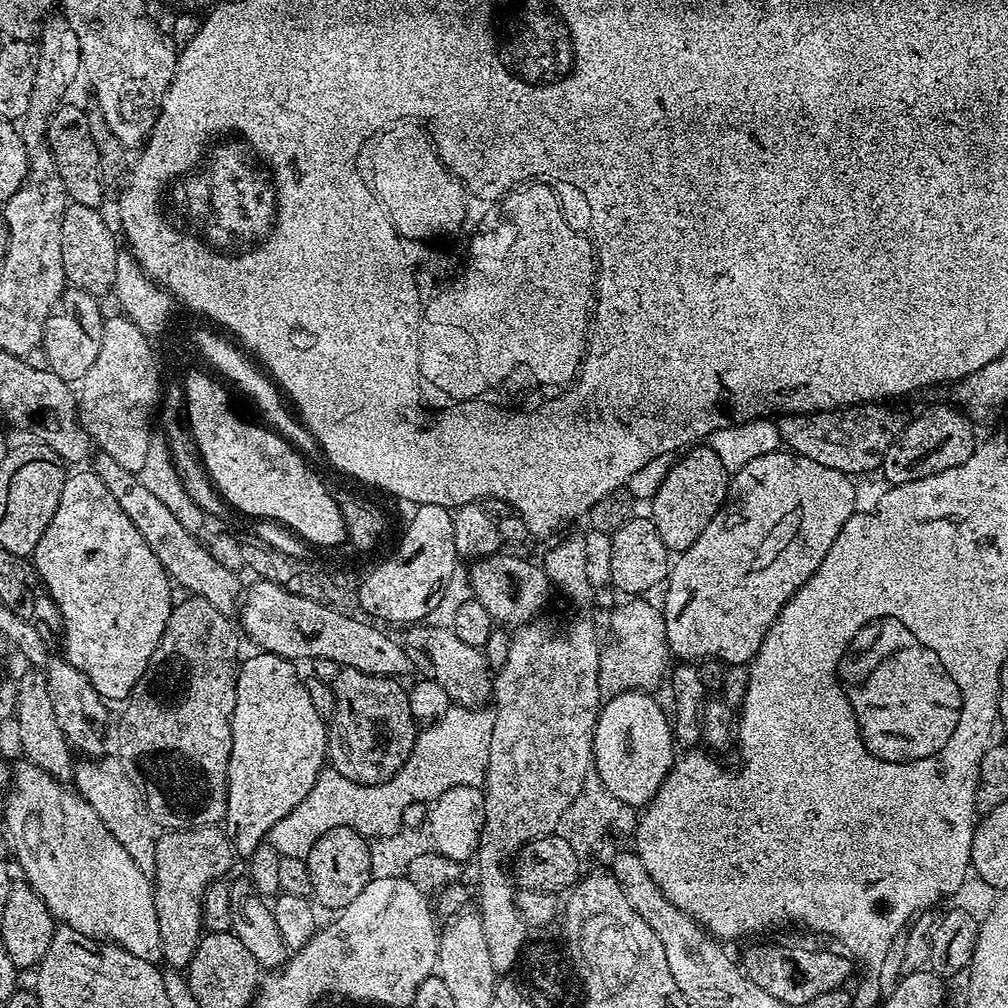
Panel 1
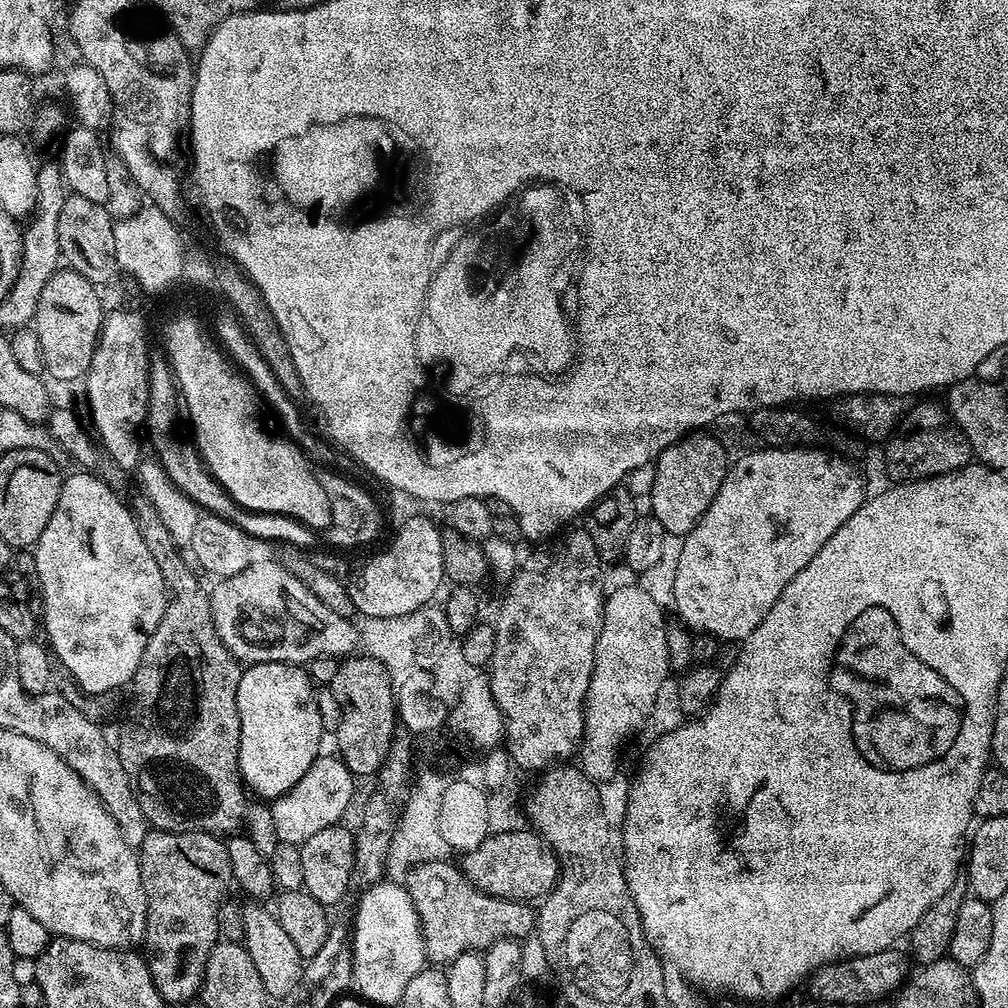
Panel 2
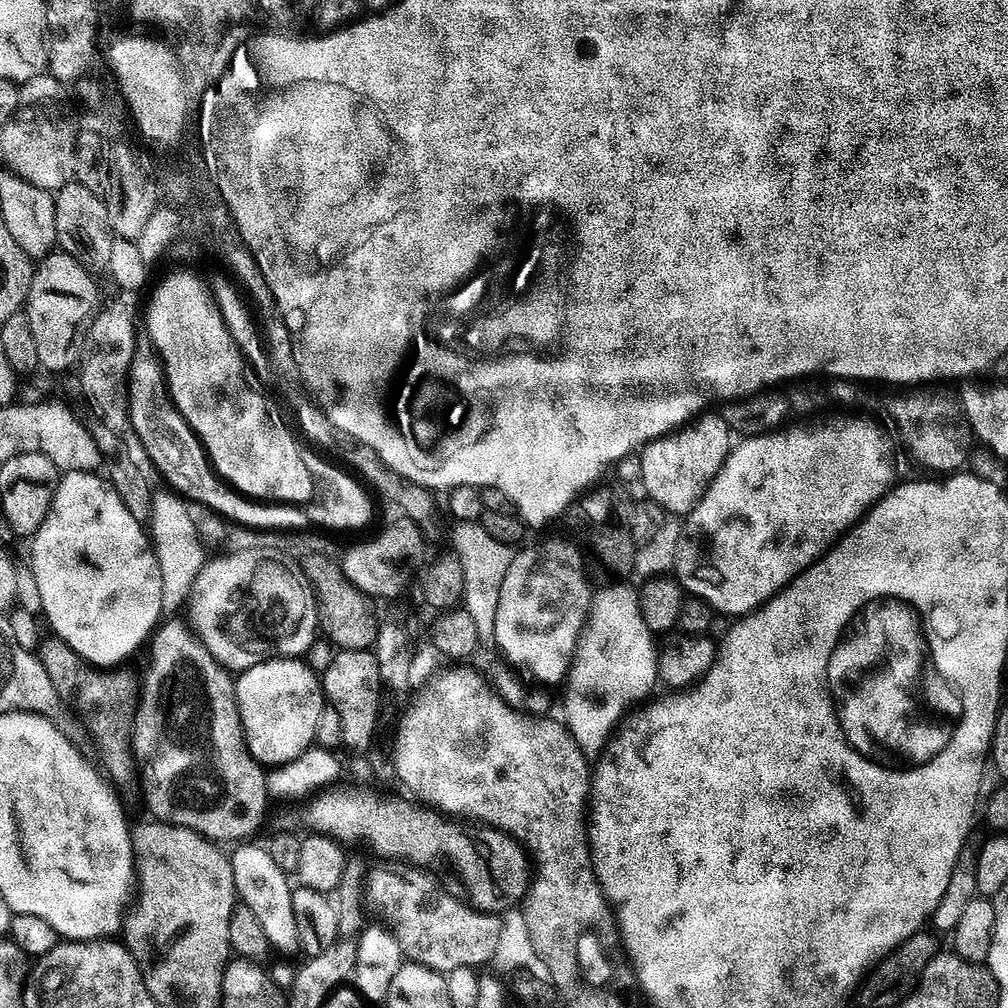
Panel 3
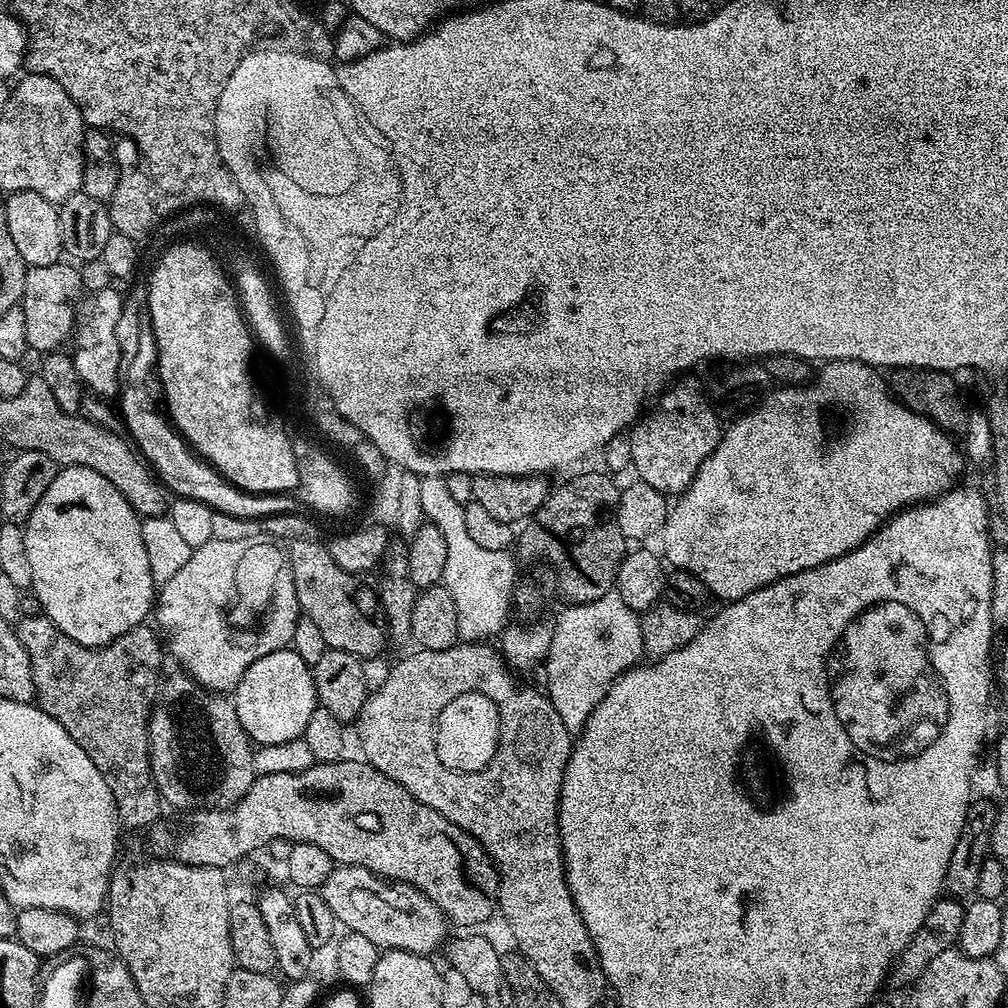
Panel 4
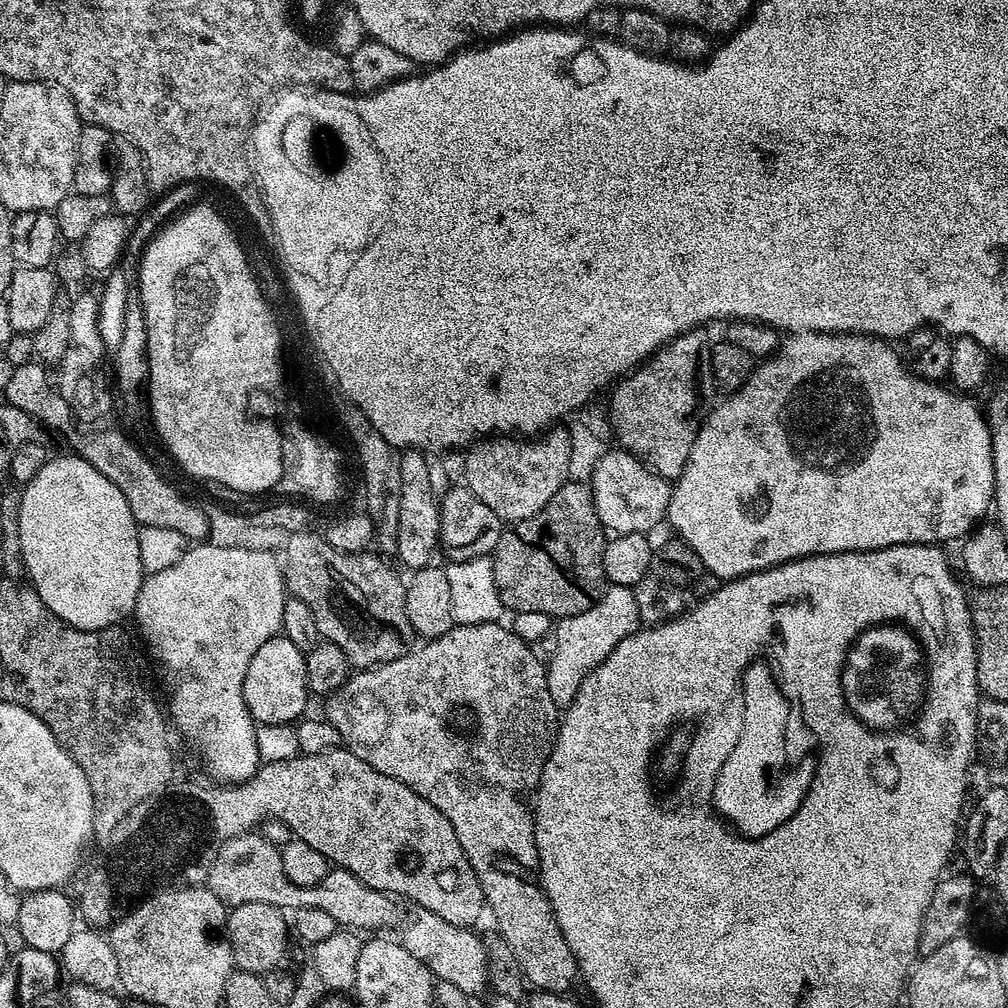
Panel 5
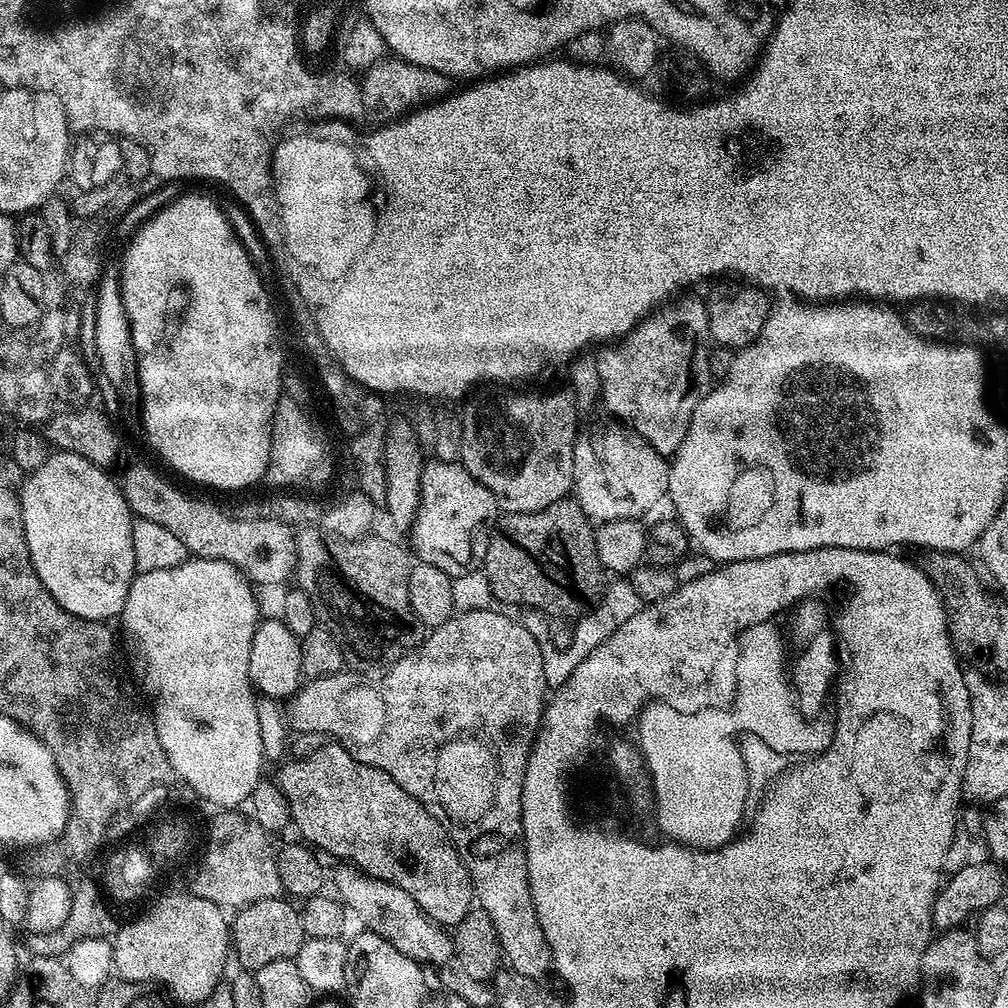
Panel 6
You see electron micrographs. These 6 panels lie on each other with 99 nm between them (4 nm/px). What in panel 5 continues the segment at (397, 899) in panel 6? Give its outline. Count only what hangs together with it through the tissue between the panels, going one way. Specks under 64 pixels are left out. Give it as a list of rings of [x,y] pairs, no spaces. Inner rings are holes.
[[[416,908],[413,913],[413,916],[405,922],[400,936],[398,935],[398,943],[410,954],[414,954],[414,958],[418,958],[418,962],[426,965],[437,981],[458,986],[458,990],[462,990],[469,998],[476,998],[484,991],[487,993],[490,985],[488,983],[488,959],[484,949],[484,940],[481,937],[476,937],[472,928],[459,928],[450,922],[442,922],[442,918],[438,918],[438,914],[430,914],[430,910],[425,908]]]

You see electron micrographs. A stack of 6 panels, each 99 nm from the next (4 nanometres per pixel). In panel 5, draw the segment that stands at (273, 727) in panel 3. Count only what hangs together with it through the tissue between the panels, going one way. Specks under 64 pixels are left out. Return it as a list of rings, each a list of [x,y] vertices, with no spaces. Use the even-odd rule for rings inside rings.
[[[282,634],[270,637],[250,658],[244,679],[244,707],[257,725],[292,724],[305,715],[310,693],[306,682],[305,653]]]

